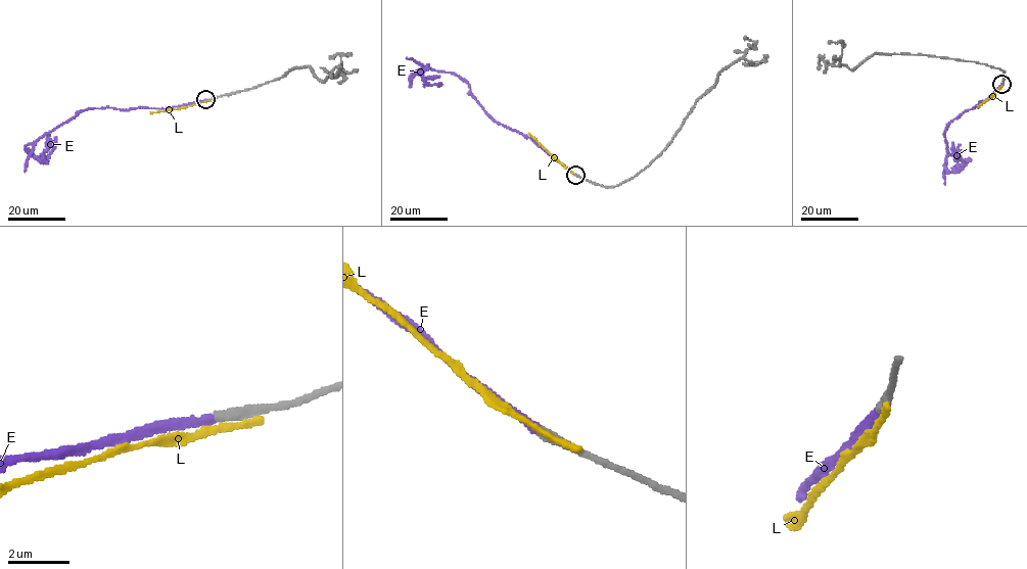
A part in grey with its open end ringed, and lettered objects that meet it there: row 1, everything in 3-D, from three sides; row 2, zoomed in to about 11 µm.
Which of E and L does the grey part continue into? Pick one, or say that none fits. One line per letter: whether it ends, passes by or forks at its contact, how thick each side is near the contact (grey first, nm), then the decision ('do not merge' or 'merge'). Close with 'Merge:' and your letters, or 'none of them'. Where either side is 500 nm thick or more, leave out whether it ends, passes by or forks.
E: it ends; calibres 320 and 200 nm; merge
L: it ends; calibres 400 and 240 nm; do not merge
Merge: E

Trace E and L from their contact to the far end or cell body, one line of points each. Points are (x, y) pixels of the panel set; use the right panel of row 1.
E: (1002, 84), (949, 122), (944, 135), (948, 152), (962, 163), (959, 172), (960, 144)
L: (1002, 84), (977, 106)

